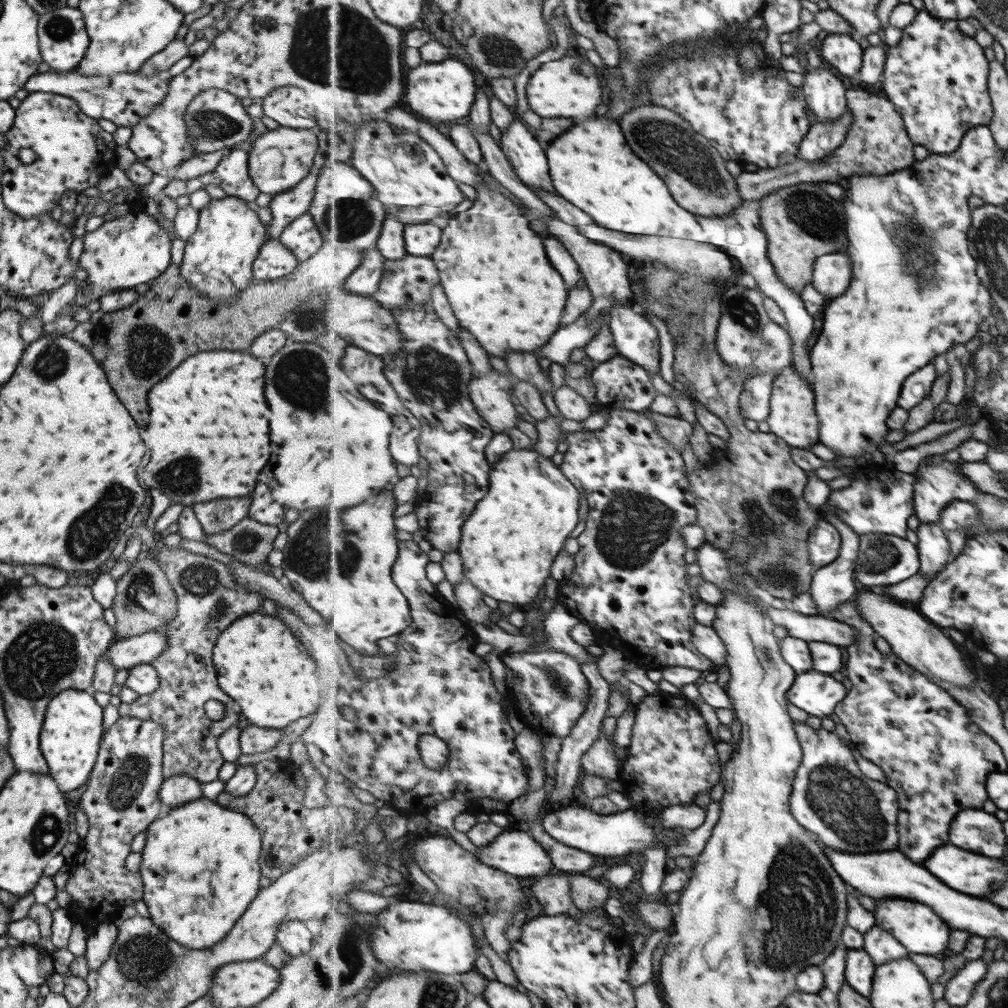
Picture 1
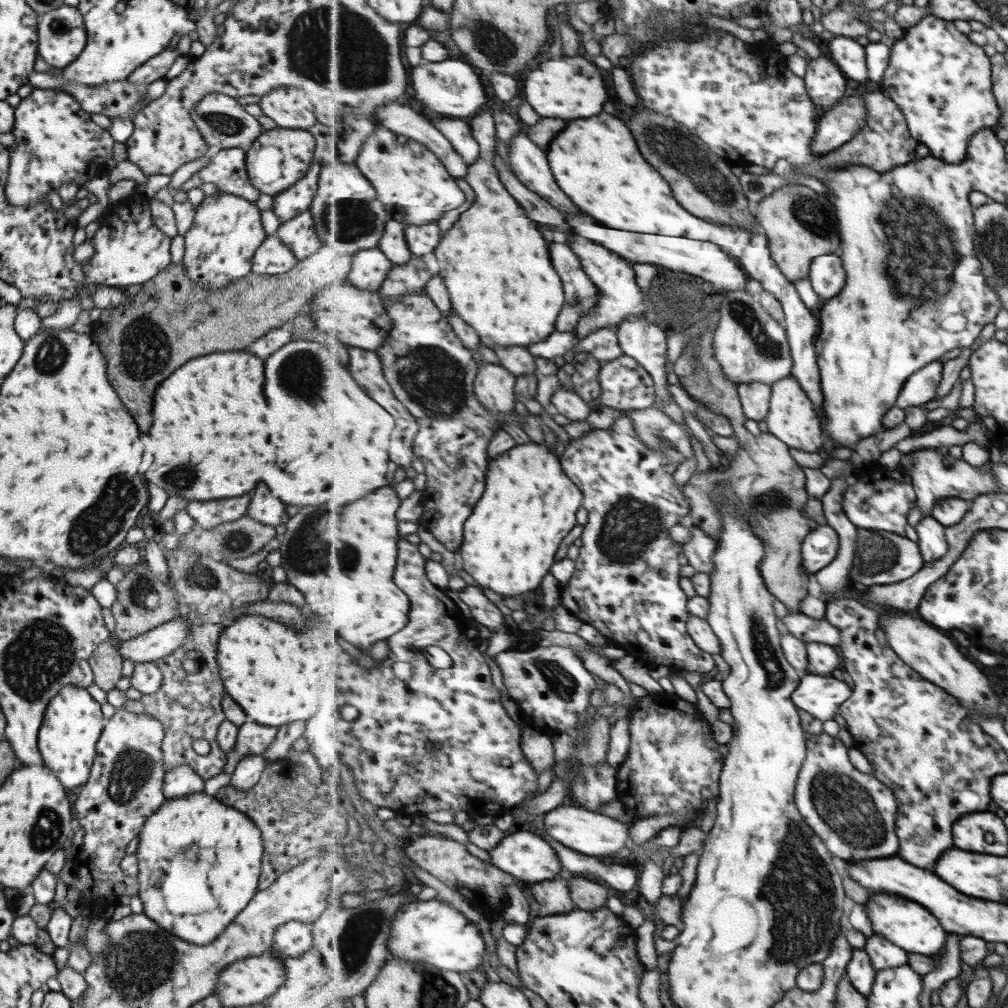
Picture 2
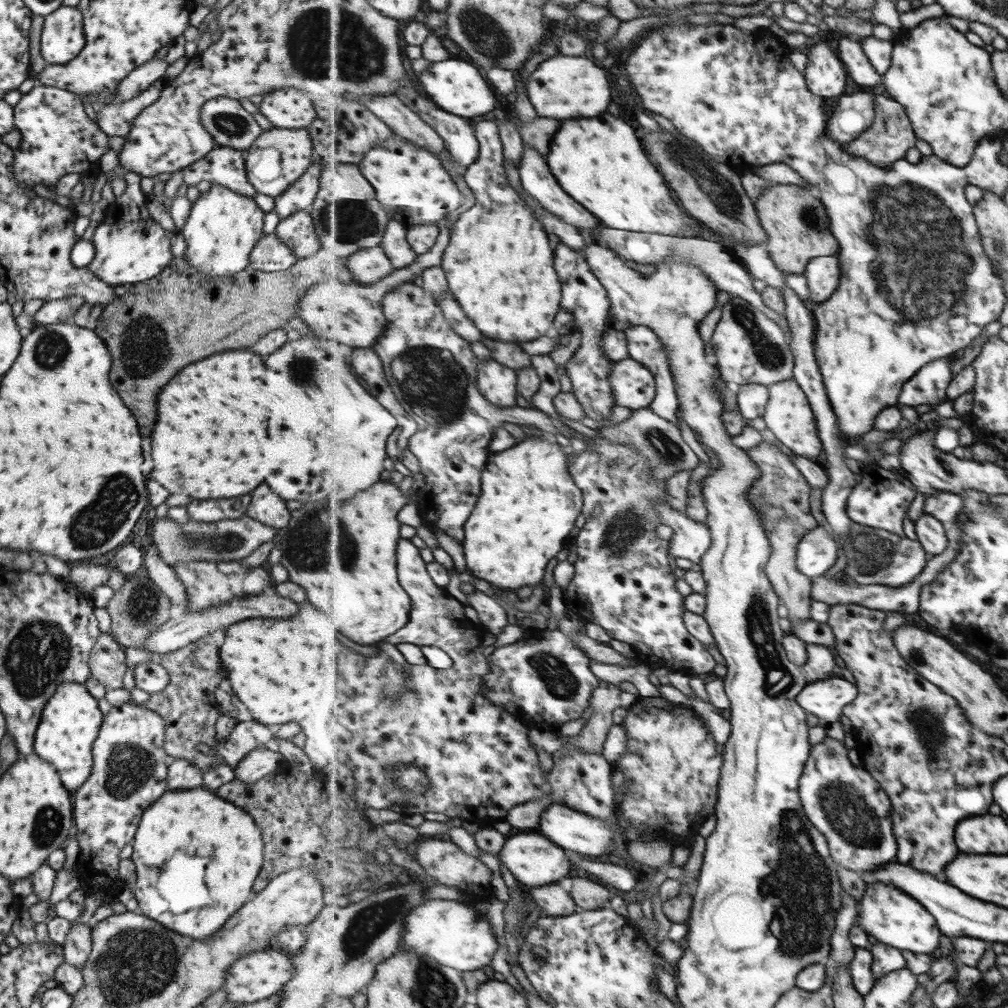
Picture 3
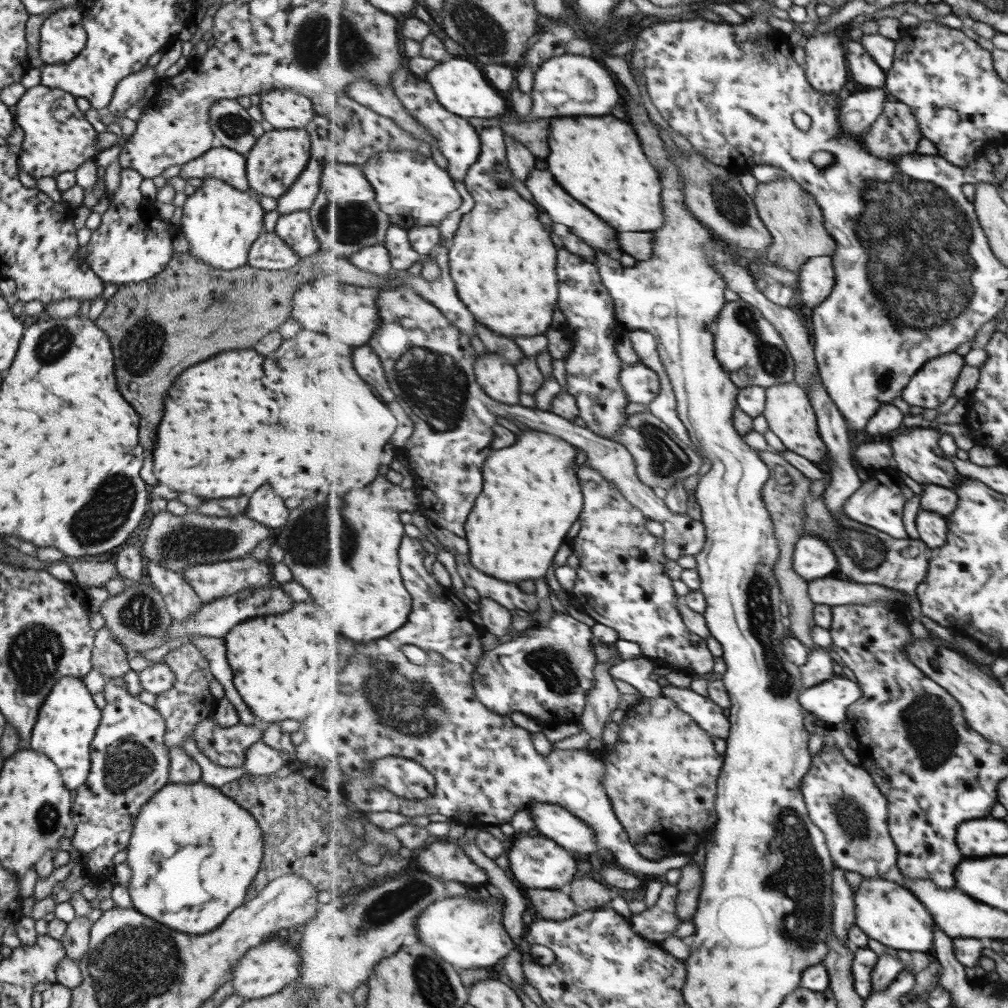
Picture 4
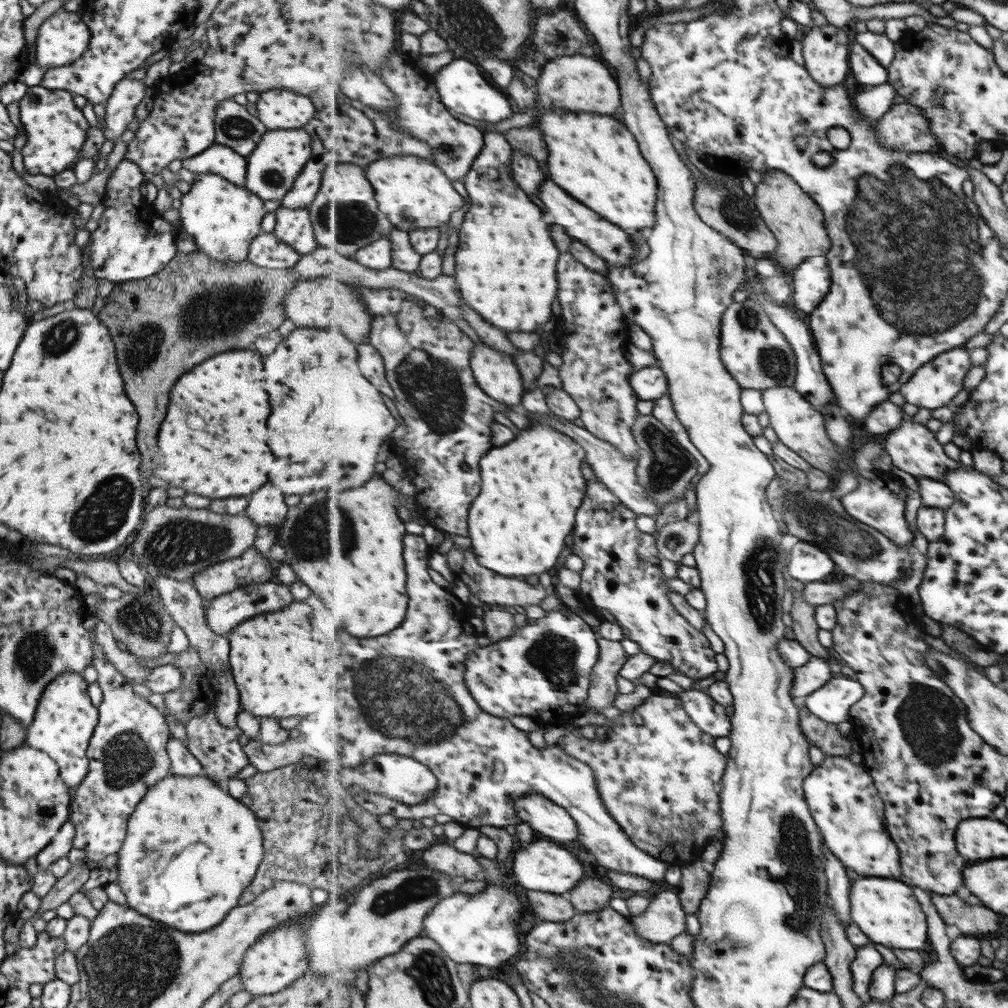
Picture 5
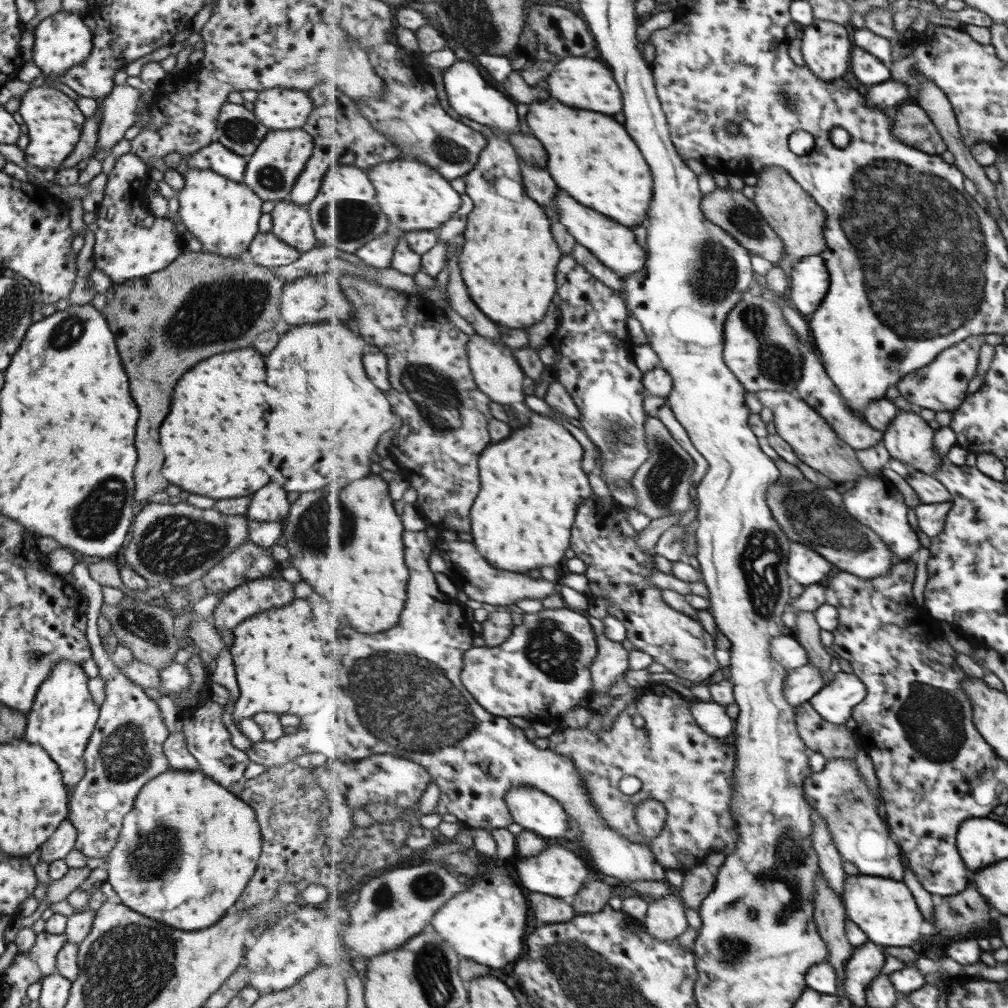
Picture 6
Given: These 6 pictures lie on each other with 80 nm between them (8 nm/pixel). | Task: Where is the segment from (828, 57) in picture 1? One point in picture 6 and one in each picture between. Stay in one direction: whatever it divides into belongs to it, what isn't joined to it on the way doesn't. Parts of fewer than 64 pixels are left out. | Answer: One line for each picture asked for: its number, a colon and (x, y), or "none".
2: (850, 55)
3: (861, 69)
4: (866, 71)
5: (867, 69)
6: (871, 70)

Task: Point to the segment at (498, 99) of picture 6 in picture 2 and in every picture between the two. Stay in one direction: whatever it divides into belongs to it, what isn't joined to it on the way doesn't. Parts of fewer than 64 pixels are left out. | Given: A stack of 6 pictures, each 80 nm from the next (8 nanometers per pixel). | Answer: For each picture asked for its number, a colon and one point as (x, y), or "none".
2: (452, 88)
3: (456, 86)
4: (462, 88)
5: (463, 87)

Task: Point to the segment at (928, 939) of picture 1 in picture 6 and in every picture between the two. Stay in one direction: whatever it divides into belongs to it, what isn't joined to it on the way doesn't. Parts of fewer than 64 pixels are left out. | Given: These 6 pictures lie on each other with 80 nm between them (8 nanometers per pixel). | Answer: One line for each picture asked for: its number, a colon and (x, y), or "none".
2: (903, 921)
3: (889, 914)
4: (887, 910)
5: (887, 910)
6: (885, 908)

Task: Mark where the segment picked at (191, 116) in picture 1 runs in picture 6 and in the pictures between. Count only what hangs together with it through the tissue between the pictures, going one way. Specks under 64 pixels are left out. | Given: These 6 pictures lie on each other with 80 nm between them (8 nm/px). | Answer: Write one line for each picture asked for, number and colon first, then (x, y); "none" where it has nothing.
2: (220, 118)
3: (229, 125)
4: (232, 128)
5: (233, 127)
6: (236, 129)

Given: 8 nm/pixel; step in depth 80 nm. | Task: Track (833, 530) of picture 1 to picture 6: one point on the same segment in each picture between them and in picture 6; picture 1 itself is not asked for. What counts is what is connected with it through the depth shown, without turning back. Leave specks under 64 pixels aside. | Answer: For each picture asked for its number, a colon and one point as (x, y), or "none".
2: (821, 547)
3: (818, 553)
4: (814, 558)
5: (808, 562)
6: (806, 566)

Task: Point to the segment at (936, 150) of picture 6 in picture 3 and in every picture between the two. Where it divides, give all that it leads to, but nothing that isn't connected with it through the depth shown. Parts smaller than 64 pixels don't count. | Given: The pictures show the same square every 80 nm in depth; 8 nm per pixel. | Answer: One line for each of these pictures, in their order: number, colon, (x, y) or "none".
3: (890, 137)
4: (897, 132)
5: (906, 127)

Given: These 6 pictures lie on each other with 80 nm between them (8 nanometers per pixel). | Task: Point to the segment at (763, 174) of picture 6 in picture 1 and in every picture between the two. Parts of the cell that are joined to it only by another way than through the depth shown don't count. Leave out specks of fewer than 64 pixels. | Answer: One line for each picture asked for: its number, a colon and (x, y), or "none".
1: (803, 222)
2: (801, 224)
3: (799, 229)
4: (795, 219)
5: (792, 214)

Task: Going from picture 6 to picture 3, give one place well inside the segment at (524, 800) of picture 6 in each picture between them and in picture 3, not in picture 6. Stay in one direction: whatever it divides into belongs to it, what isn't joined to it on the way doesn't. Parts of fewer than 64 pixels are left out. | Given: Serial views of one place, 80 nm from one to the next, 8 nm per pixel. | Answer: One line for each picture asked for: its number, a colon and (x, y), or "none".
3: (575, 830)
4: (555, 822)
5: (550, 820)

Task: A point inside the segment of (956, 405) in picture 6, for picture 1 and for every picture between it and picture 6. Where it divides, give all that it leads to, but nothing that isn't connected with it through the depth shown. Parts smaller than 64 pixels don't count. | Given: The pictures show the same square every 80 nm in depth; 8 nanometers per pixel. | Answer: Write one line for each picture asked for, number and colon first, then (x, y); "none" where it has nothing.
1: (918, 387)
2: (922, 387)
3: (930, 386)
4: (929, 388)
5: (934, 385)

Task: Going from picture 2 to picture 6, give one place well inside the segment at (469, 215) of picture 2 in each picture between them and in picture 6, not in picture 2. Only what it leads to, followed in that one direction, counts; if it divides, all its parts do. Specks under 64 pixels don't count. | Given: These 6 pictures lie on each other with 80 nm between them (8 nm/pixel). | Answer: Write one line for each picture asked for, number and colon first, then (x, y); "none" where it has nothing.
3: (499, 263)
4: (504, 262)
5: (506, 261)
6: (509, 263)

